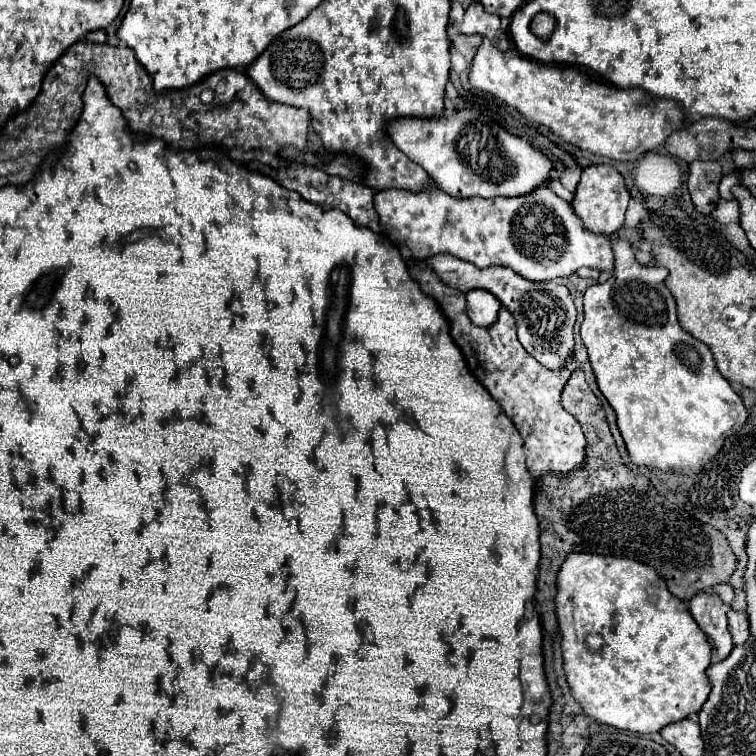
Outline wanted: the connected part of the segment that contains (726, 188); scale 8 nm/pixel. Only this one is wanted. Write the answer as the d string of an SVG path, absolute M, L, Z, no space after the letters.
M734 170L732 173L723 176L719 184L719 194L725 200L734 200L732 188L739 183L739 173Z

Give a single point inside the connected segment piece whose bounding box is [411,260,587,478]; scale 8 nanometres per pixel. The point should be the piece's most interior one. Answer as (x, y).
(530, 395)

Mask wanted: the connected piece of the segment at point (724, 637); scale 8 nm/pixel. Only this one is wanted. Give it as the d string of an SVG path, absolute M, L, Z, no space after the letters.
M697 592L689 600L689 612L699 628L713 642L719 660L725 660L733 650L731 632L727 628L727 612L731 610L715 592Z

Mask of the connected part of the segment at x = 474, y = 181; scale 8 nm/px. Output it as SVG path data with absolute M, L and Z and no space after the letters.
M455 110L451 116L433 116L433 118L415 118L405 116L397 120L389 120L385 126L393 144L415 164L423 166L423 170L451 196L481 196L481 198L497 198L497 196L527 196L541 186L547 186L551 180L553 162L537 150L529 140L521 136L509 134L495 120L485 120L477 110Z

